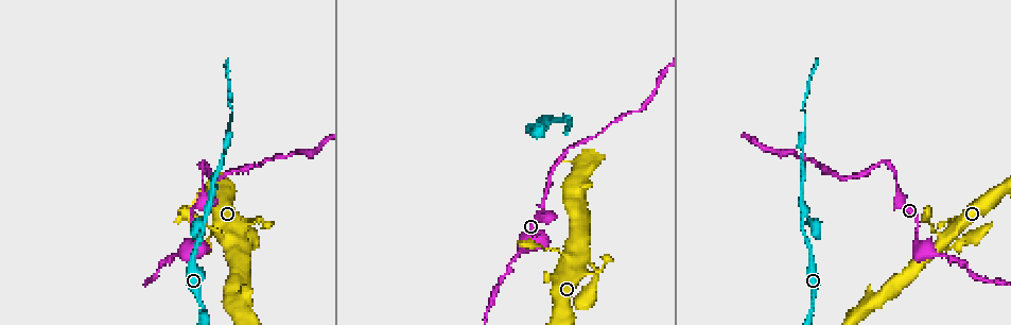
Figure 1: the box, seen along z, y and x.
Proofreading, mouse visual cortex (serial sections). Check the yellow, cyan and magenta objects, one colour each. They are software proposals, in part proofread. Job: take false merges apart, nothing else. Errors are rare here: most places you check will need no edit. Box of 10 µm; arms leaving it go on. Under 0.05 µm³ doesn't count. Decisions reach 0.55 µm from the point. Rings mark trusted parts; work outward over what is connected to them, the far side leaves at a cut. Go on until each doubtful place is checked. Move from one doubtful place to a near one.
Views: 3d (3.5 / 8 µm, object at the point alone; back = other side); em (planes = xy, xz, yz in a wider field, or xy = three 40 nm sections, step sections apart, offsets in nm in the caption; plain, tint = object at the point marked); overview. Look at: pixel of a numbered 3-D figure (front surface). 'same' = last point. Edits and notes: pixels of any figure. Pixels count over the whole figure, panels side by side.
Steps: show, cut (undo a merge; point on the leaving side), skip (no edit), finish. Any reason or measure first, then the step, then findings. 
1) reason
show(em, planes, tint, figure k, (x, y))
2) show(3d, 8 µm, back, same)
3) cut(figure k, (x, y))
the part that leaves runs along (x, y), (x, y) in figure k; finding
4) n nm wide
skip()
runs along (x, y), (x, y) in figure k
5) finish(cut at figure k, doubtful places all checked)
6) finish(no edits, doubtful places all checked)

a fork
show(3d, 3.5 µm, figure 1, (202, 224))

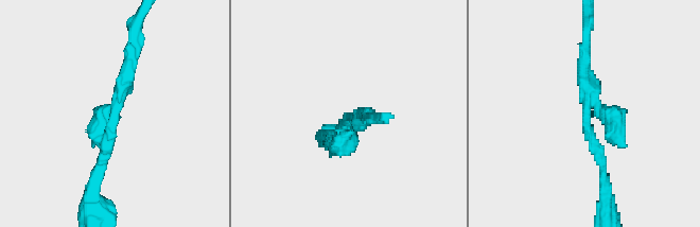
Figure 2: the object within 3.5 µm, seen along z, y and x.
show(em, xy, step 1, tint, figure 2, (587, 116))

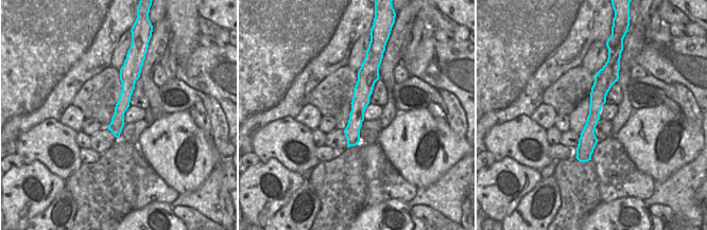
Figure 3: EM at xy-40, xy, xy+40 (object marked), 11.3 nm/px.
190 nm wide
cut(figure 2, (617, 121))
the part that leaves runs along (597, 117), (608, 117), (627, 146) in figure 2; two cells meet here

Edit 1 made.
sudden change in width
show(3d, 8 µm, figure 1, (540, 236))

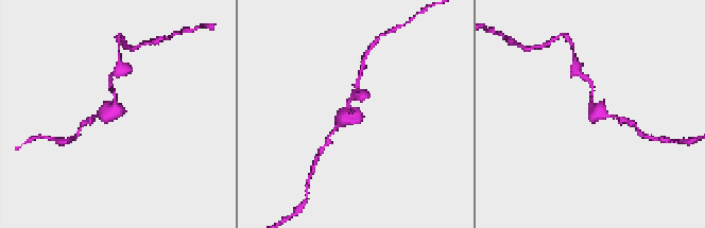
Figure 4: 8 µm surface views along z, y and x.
closer look
show(3d, 3.5 µm, back, same)

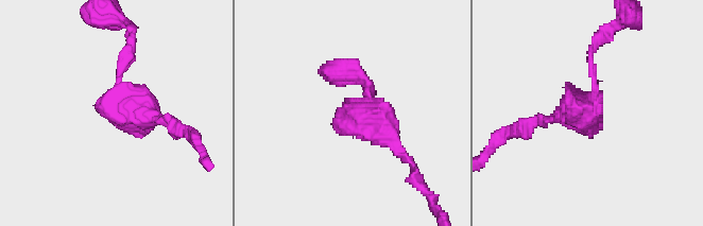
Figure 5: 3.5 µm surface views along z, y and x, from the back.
arms of 100, 300 nm; need the tissue
show(em, xy, step 5, tint, figure 5, (119, 97))

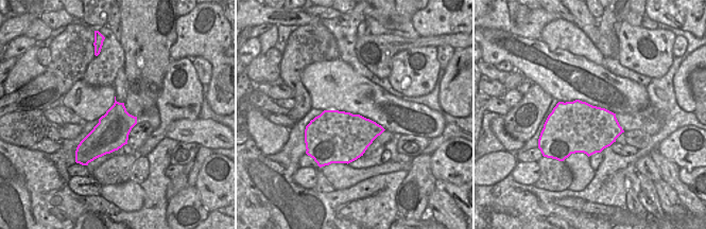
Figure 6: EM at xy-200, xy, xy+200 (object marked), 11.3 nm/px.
skip()
runs along (600, 35), (589, 58), (593, 101), (546, 120) in figure 5; one cell here

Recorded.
sharp bend
show(3d, 3.5 µm, figure 1, (886, 159))

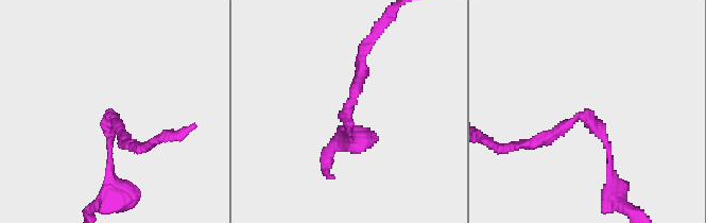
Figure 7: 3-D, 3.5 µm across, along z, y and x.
arms of 100, 150 nm
skip()
runs along (609, 183), (609, 150), (588, 114), (531, 143) in figure 7; one cell here

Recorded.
finish(cut at figure 2, doubtful places all checked)

